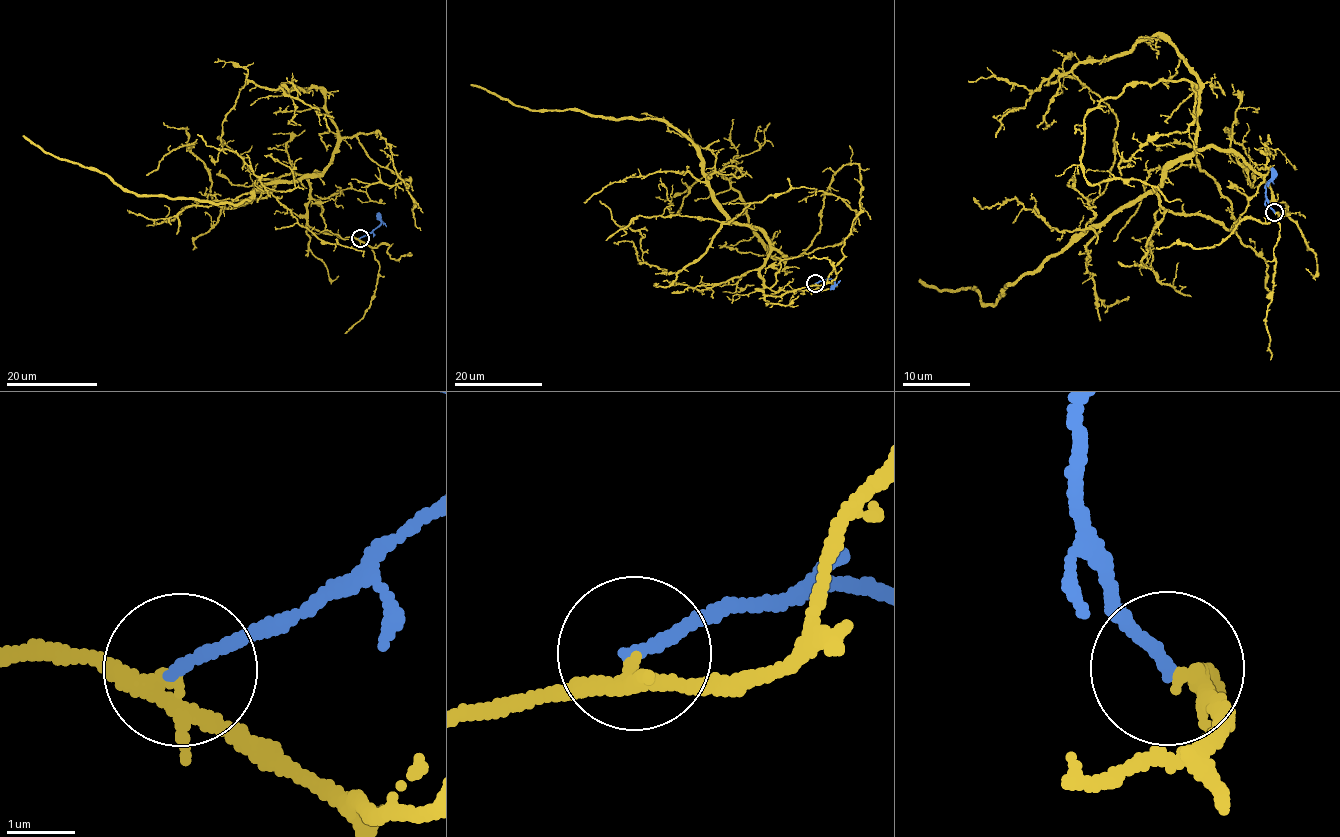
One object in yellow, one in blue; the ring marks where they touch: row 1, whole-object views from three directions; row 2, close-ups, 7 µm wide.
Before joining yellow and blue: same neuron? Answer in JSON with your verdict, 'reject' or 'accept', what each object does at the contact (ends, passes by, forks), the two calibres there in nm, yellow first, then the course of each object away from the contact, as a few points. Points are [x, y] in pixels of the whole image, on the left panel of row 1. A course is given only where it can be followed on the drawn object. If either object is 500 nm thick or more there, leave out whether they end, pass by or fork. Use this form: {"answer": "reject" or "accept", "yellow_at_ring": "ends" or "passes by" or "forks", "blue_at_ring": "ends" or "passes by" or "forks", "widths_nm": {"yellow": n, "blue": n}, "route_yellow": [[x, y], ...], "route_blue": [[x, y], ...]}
{"answer": "reject", "yellow_at_ring": "forks", "blue_at_ring": "ends", "widths_nm": {"yellow": 180, "blue": 190}, "route_yellow": [[360, 238], [309, 226], [307, 176], [315, 171], [269, 182], [236, 205], [168, 199], [122, 190], [23, 136]], "route_blue": [[360, 238], [380, 224], [377, 213]]}

